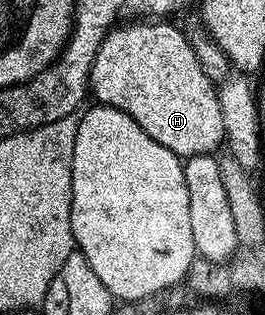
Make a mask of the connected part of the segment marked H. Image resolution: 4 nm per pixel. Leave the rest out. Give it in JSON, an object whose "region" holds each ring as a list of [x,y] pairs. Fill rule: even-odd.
{"region":[[[131,21],[135,23],[127,23],[116,25],[108,31],[105,41],[101,41],[101,49],[97,49],[97,57],[93,61],[93,69],[91,70],[91,82],[89,84],[90,94],[95,95],[94,102],[96,104],[112,107],[113,109],[121,109],[121,113],[129,113],[129,117],[133,117],[133,121],[137,121],[137,125],[141,125],[141,129],[145,129],[145,133],[149,133],[149,137],[153,137],[153,141],[157,141],[157,145],[165,145],[165,149],[172,151],[174,155],[186,157],[189,155],[210,155],[218,152],[218,147],[224,146],[223,138],[223,122],[221,121],[221,105],[219,104],[219,93],[216,84],[211,83],[209,77],[205,77],[204,70],[197,59],[197,54],[190,47],[190,41],[182,30],[178,31],[171,21]]]}

